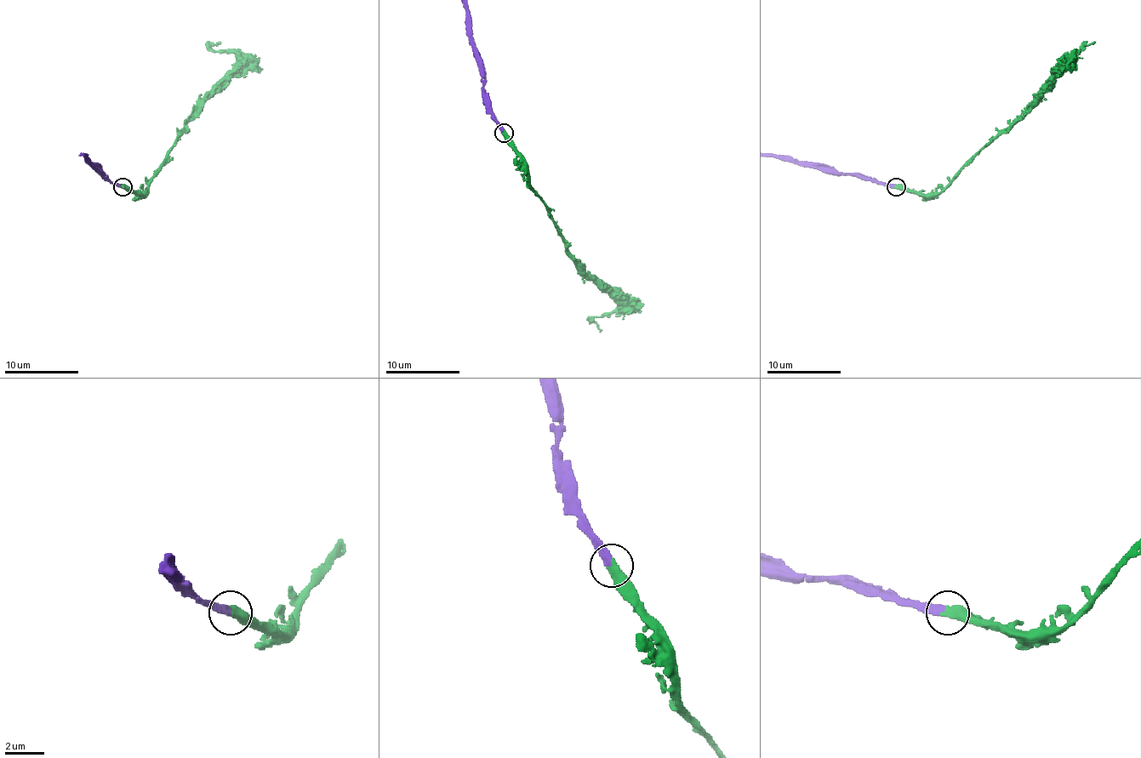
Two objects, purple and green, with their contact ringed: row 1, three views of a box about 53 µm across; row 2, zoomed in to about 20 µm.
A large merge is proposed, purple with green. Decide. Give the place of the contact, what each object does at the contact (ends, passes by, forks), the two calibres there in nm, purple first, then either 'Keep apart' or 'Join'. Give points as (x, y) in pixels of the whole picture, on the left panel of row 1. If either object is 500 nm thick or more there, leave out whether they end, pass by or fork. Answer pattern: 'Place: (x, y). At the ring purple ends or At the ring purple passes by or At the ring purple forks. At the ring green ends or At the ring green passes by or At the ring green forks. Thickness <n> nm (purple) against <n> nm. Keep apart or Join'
Place: (122, 187). Thickness 400 nm (purple) against 500 nm. Join

